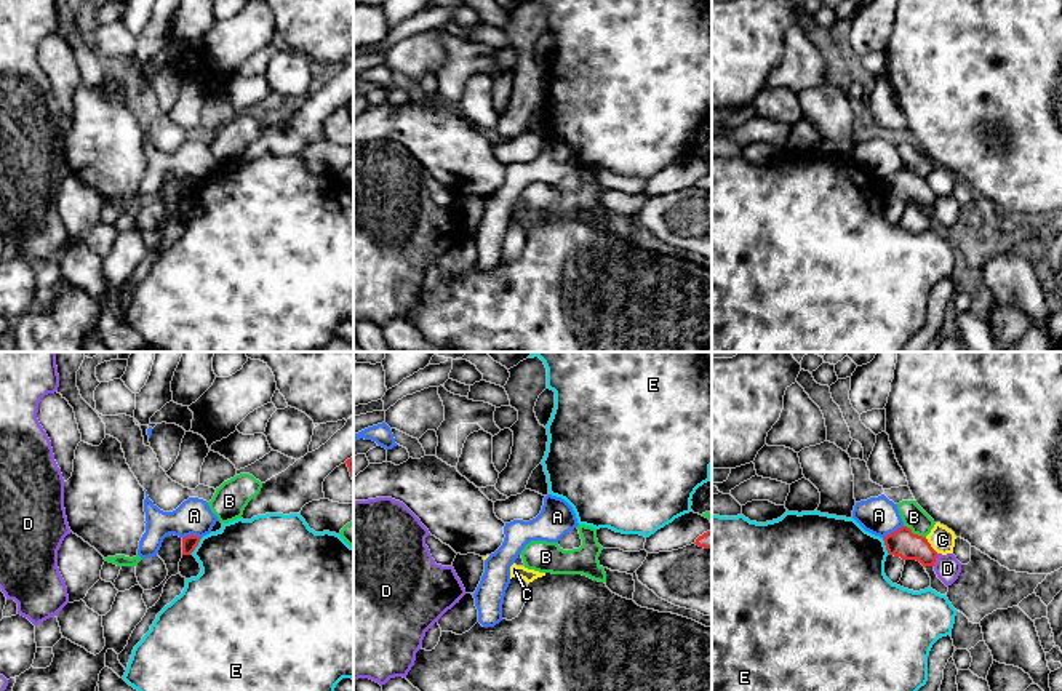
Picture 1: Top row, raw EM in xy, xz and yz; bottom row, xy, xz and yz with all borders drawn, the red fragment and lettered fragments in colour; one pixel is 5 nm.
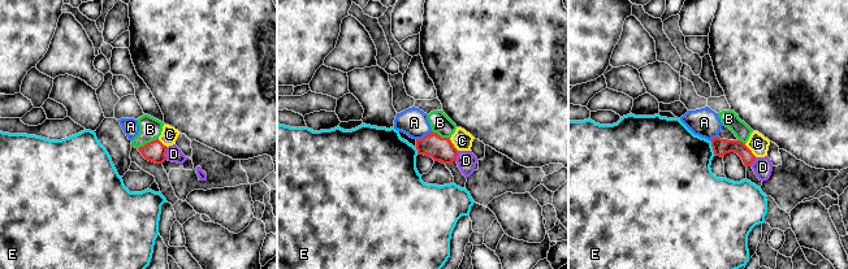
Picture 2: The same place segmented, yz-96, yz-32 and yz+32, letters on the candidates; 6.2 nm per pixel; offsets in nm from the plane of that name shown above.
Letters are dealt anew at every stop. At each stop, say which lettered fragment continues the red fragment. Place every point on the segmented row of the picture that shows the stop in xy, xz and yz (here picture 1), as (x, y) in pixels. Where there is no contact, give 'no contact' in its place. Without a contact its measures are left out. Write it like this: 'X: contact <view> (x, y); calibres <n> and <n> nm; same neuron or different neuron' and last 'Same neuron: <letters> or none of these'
A: contact yz (894, 531); calibres 140 and 190 nm; different neuron
B: contact yz (915, 535); calibres 140 and 120 nm; different neuron
C: contact yz (930, 546); calibres 140 and 130 nm; different neuron
D: contact yz (934, 560); calibres 140 and 130 nm; different neuron
E: contact yz (885, 544); calibres 140 and 440 nm; different neuron
Same neuron: none of these

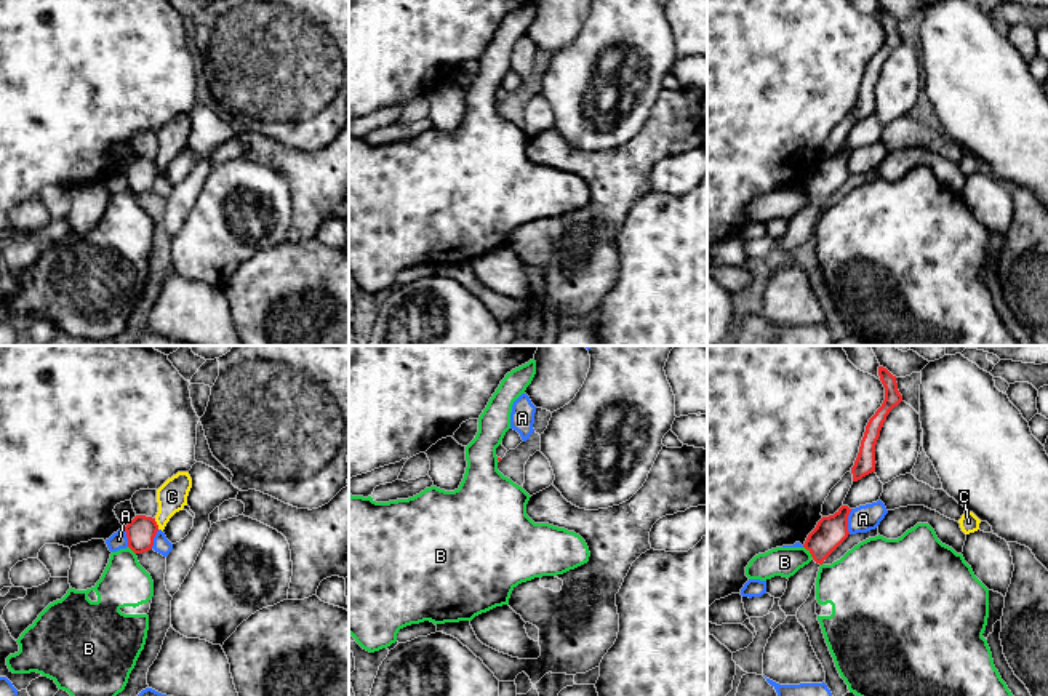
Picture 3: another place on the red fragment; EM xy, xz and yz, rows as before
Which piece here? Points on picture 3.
A: contact yz (847, 522); calibres 160 and 140 nm; different neuron
B: contact yz (810, 552); calibres 160 and 150 nm; different neuron
C: contact xy (156, 524); calibres 150 and 160 nm; different neuron
Same neuron: none of these

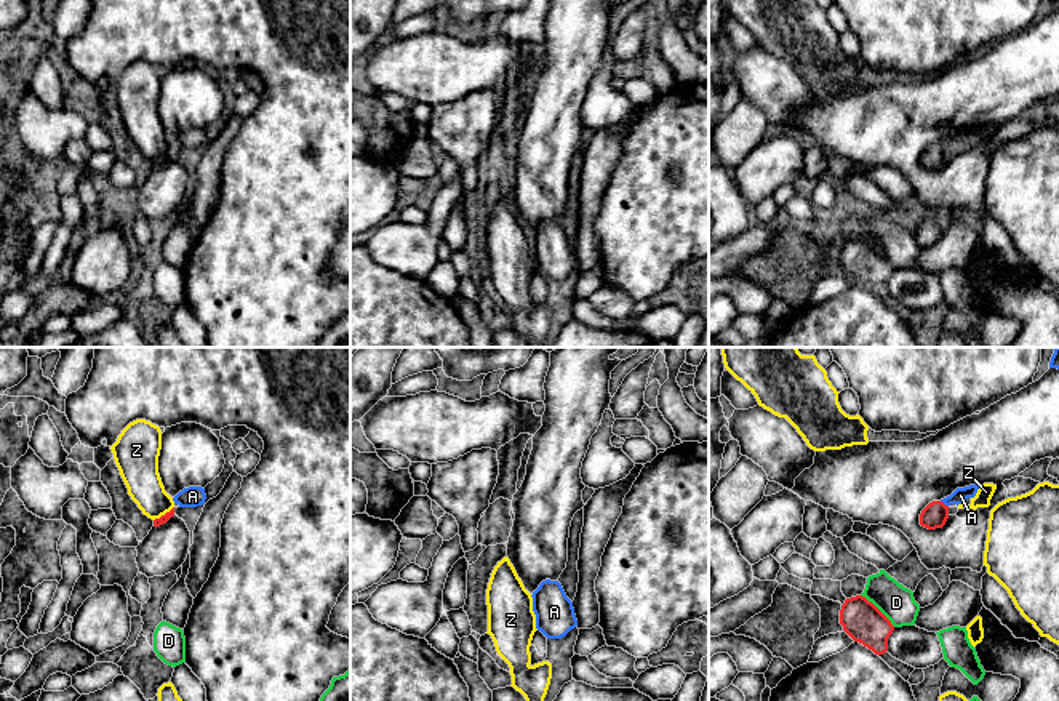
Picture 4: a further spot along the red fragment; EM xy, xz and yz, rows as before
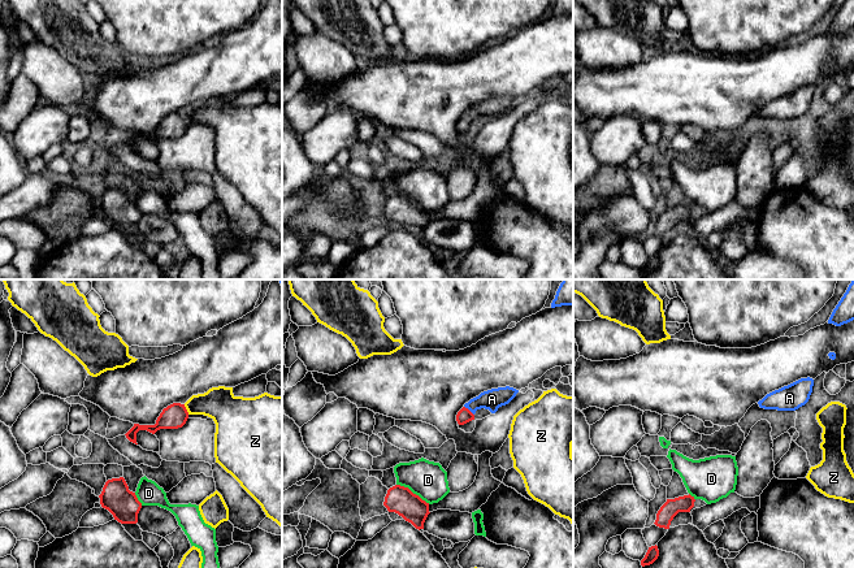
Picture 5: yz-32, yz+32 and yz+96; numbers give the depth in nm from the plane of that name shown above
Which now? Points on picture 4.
A: contact yz (943, 503); calibres 130 and 80 nm; same neuron
D: contact yz (879, 610); calibres 200 and 180 nm; different neuron
Z: contact xy (165, 514); calibres 50 and 190 nm; different neuron
Same neuron: A

